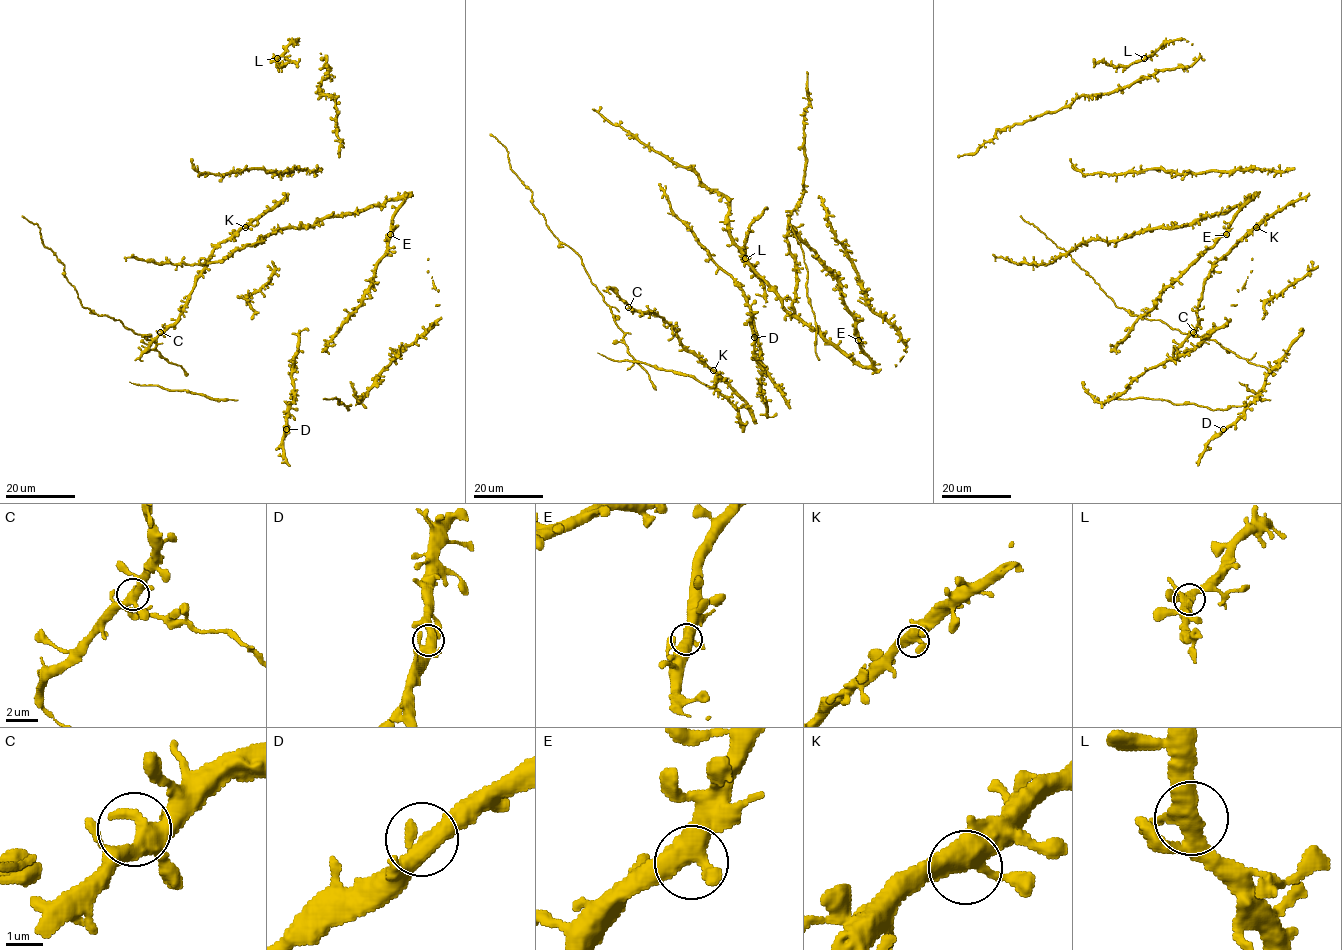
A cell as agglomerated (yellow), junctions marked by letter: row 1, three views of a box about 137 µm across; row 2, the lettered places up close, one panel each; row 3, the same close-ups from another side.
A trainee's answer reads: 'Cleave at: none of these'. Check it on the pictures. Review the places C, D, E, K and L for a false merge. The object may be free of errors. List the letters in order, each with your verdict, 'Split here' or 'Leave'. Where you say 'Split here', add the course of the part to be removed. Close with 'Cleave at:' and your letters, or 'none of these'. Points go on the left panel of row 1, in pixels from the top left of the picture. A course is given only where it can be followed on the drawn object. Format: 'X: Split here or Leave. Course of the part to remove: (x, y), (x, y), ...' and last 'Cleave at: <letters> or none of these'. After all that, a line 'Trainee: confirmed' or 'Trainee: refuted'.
C: Leave
D: Leave
E: Leave
K: Leave
L: Leave
Cleave at: none of these
Trainee: confirmed

